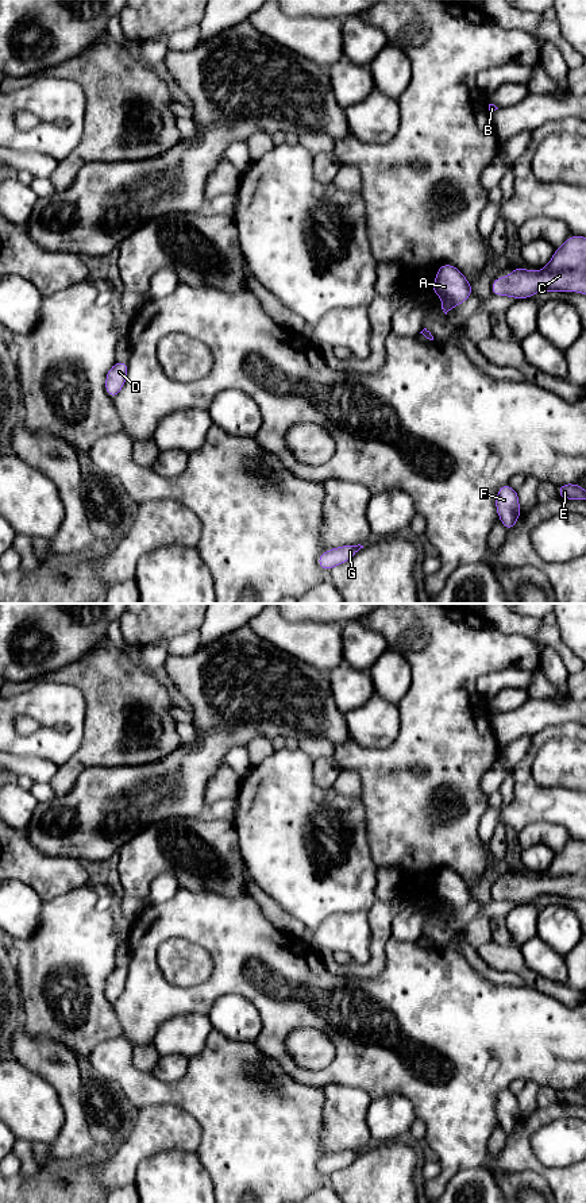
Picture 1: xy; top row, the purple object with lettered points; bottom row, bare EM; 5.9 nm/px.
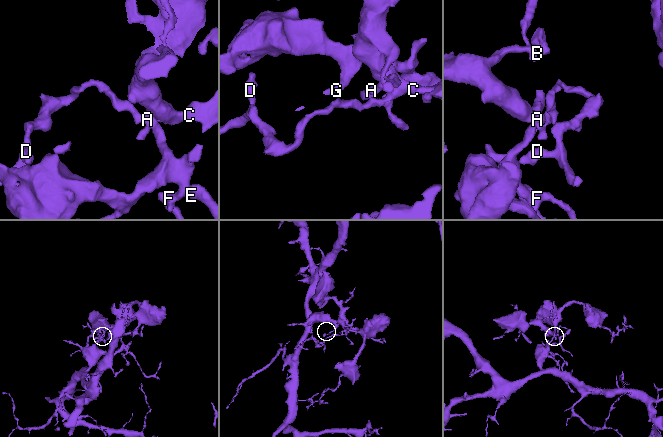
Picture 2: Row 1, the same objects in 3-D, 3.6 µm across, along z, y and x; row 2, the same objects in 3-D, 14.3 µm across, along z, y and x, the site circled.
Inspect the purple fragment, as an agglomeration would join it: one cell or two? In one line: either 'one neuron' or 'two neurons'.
two neurons

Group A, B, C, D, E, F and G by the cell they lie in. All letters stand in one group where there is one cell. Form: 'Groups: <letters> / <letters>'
Groups: A E F G / B C D

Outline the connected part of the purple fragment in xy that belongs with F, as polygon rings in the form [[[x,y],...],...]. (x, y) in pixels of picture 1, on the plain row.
[[[509,1088],[498,1094],[496,1102],[496,1114],[506,1137],[512,1135],[516,1126],[520,1123],[521,1117],[517,1095],[514,1095]]]

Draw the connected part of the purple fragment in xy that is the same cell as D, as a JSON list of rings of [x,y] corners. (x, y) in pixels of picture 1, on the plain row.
[[[115,967],[115,969],[107,978],[105,996],[112,1005],[124,992],[127,978],[128,978],[127,967]]]

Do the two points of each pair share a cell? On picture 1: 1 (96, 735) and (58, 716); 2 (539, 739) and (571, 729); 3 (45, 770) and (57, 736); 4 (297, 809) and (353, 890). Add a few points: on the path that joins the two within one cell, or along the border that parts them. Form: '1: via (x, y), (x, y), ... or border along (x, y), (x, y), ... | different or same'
1: border along (84, 696), (83, 741), (69, 756) | different
2: via (547, 733), (563, 731) | same
3: border along (18, 754), (38, 755), (58, 766) | different
4: via (297, 837), (297, 866), (320, 889), (324, 889) | same

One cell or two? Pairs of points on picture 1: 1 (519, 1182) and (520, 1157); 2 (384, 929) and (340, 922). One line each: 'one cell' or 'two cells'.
1: two cells
2: two cells

